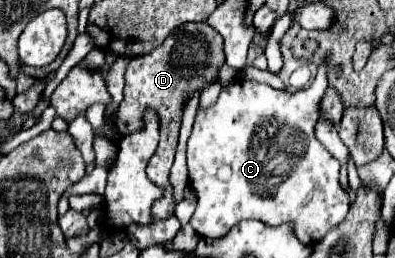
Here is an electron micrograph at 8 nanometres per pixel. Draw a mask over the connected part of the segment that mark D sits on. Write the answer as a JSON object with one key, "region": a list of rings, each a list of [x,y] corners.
{"region":[[[187,22],[181,28],[171,30],[163,44],[159,44],[147,56],[131,58],[127,72],[125,72],[125,98],[119,106],[119,120],[127,124],[127,132],[139,132],[143,128],[143,114],[147,110],[155,110],[161,124],[161,140],[155,154],[149,158],[147,176],[153,184],[163,190],[163,196],[155,200],[151,218],[153,222],[167,220],[175,214],[175,200],[173,200],[173,184],[169,182],[169,172],[175,158],[177,136],[181,126],[181,116],[185,108],[185,100],[195,94],[203,92],[209,84],[219,78],[219,66],[225,62],[223,50],[223,36],[211,28],[207,22]]]}

